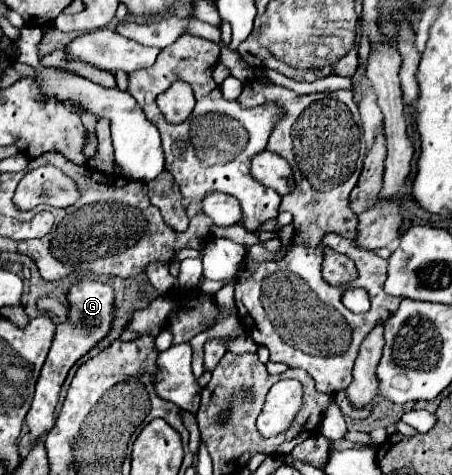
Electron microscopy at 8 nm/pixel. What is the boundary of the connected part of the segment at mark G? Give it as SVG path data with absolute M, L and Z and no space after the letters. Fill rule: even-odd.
M82 277L80 281L68 287L66 299L68 299L68 319L56 327L50 353L36 383L32 407L26 415L26 425L30 427L30 445L34 445L42 435L46 435L54 427L54 409L58 403L60 387L72 365L110 333L114 321L114 289L110 283L102 283L92 277Z

